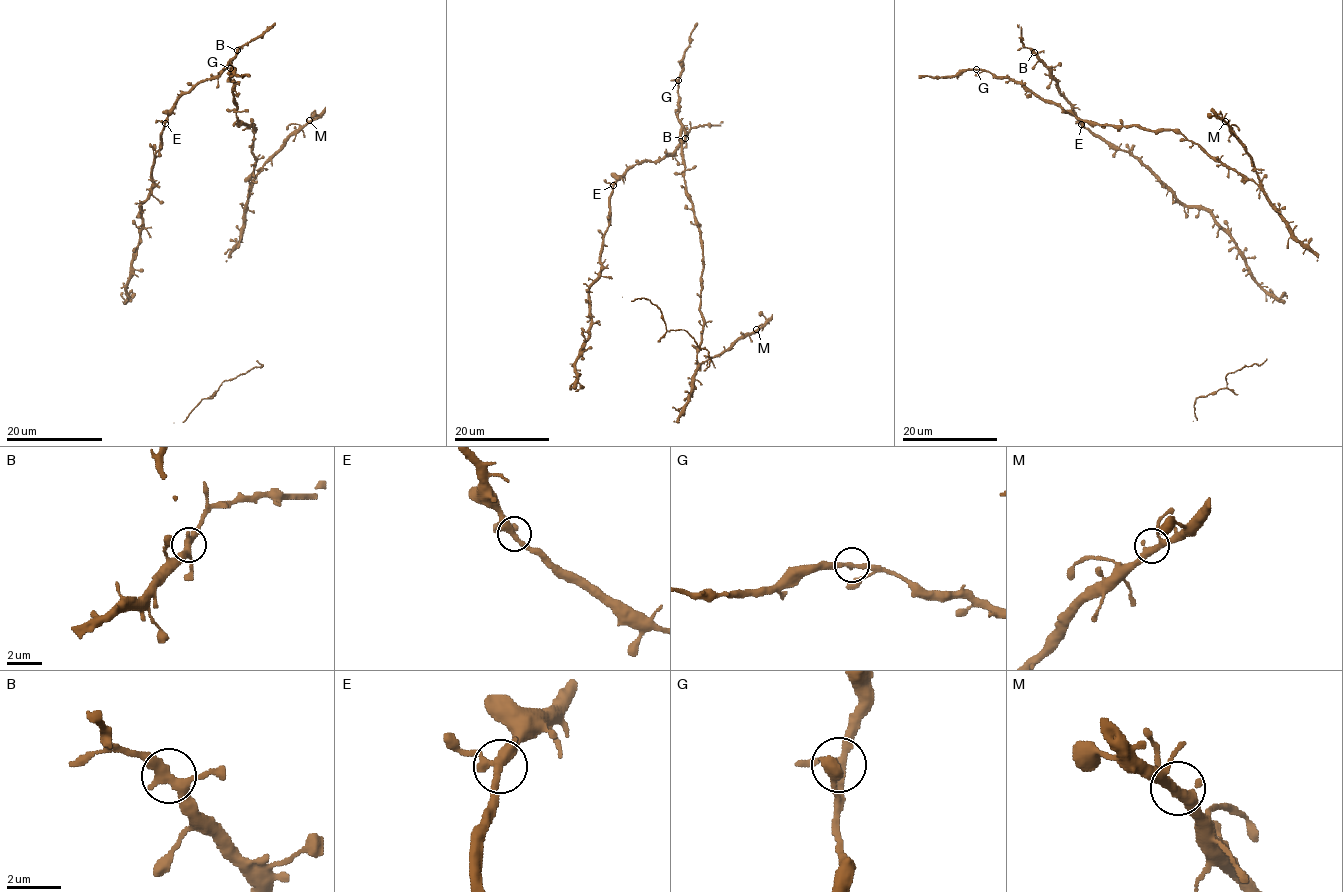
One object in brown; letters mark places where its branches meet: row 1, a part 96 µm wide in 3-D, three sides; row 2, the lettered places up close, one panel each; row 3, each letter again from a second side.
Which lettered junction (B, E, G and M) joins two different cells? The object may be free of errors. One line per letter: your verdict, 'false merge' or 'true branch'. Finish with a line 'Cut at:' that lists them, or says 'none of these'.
B: true branch
E: true branch
G: true branch
M: true branch
Cut at: none of these

